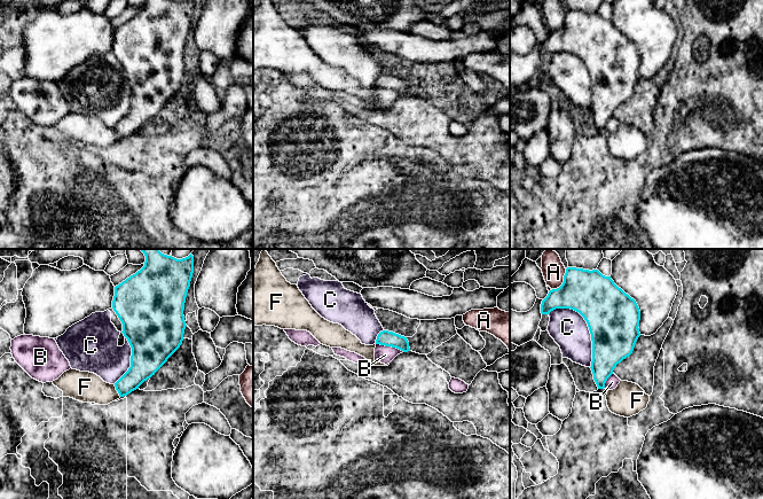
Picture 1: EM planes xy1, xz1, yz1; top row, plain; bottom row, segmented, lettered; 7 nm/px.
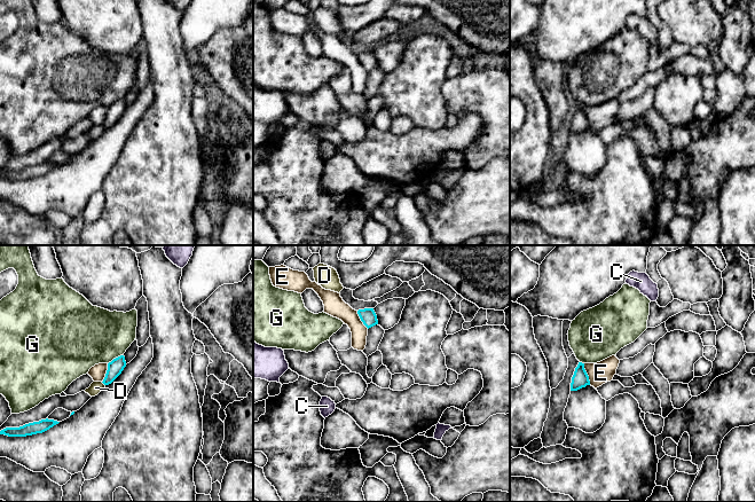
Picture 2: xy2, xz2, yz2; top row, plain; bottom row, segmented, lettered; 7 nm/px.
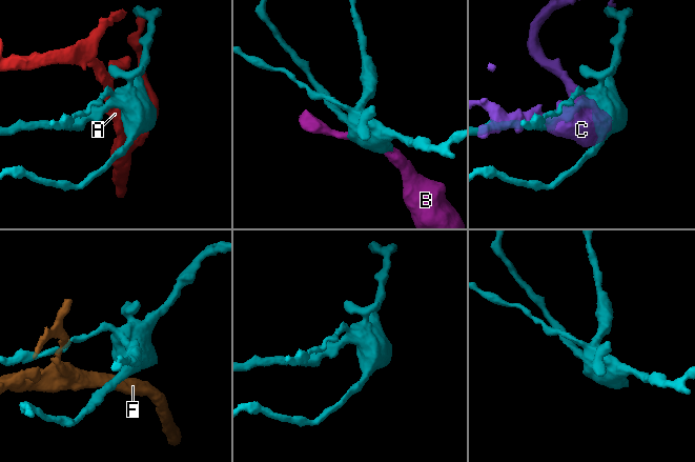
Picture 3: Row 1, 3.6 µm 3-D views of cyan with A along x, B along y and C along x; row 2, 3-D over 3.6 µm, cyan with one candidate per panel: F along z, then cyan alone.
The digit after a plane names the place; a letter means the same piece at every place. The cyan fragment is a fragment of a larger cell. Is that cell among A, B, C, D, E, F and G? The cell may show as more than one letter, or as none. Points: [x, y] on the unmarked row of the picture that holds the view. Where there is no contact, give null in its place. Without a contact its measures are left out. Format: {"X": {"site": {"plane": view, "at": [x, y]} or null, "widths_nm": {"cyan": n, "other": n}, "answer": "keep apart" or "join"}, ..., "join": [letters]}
{"A": {"site": {"plane": "yz1", "at": [564, 24]}, "widths_nm": {"cyan": 320, "other": 160}, "answer": "keep apart"}, "B": {"site": {"plane": "xz1", "at": [390, 88]}, "widths_nm": {"cyan": 110, "other": 120}, "answer": "join"}, "C": {"site": {"plane": "yz1", "at": [588, 69]}, "widths_nm": {"cyan": 380, "other": 260}, "answer": "keep apart"}, "D": {"site": {"plane": "xy2", "at": [103, 126]}, "widths_nm": {"cyan": 110, "other": 90}, "answer": "keep apart"}, "E": {"site": {"plane": "yz2", "at": [587, 117]}, "widths_nm": {"cyan": 120, "other": 160}, "answer": "keep apart"}, "F": {"site": {"plane": "xy1", "at": [116, 132]}, "widths_nm": {"cyan": 180, "other": 220}, "answer": "keep apart"}, "G": {"site": {"plane": "xy2", "at": [116, 101]}, "widths_nm": {"cyan": 110, "other": 420}, "answer": "keep apart"}, "join": ["B"]}

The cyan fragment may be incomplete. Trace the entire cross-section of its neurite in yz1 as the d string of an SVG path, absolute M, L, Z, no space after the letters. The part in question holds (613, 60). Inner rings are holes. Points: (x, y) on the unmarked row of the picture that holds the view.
M567 10L563 28L550 33L542 44L541 56L549 57L556 52L574 53L587 64L592 84L590 111L598 132L604 132L616 108L632 96L640 79L640 54L636 44L619 31L611 20L603 18L598 13Z

